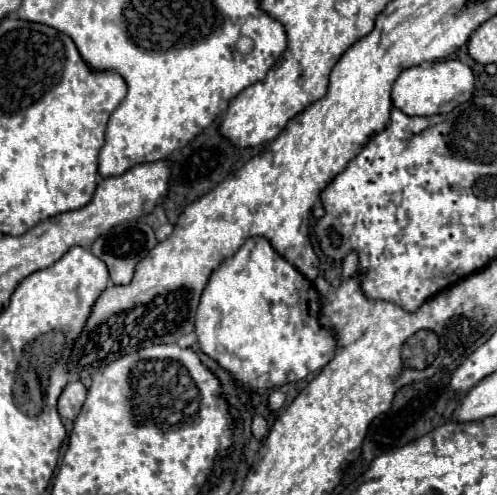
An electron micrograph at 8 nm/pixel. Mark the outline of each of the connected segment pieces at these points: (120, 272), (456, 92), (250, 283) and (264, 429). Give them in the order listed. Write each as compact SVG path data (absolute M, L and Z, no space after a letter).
M126 221L98 237L90 251L106 263L114 283L126 285L132 279L134 265L144 259L156 243L154 229L148 223Z
M458 59L424 63L402 71L394 83L394 107L406 115L434 115L450 113L460 103L468 101L474 91L474 75L468 65Z
M252 237L232 259L224 261L210 275L198 305L196 335L200 349L230 371L246 389L266 391L270 387L300 381L322 369L334 357L338 337L320 323L320 311L322 305L316 287L292 263L280 257L264 237Z
M256 415L256 417L252 419L252 435L254 435L258 441L262 441L266 433L268 433L268 421L266 421L262 415Z

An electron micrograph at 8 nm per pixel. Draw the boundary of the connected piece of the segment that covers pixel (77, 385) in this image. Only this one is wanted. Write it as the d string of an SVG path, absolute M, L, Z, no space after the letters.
M72 381L64 387L60 399L58 399L58 413L62 419L74 419L86 399L86 387L80 381Z

